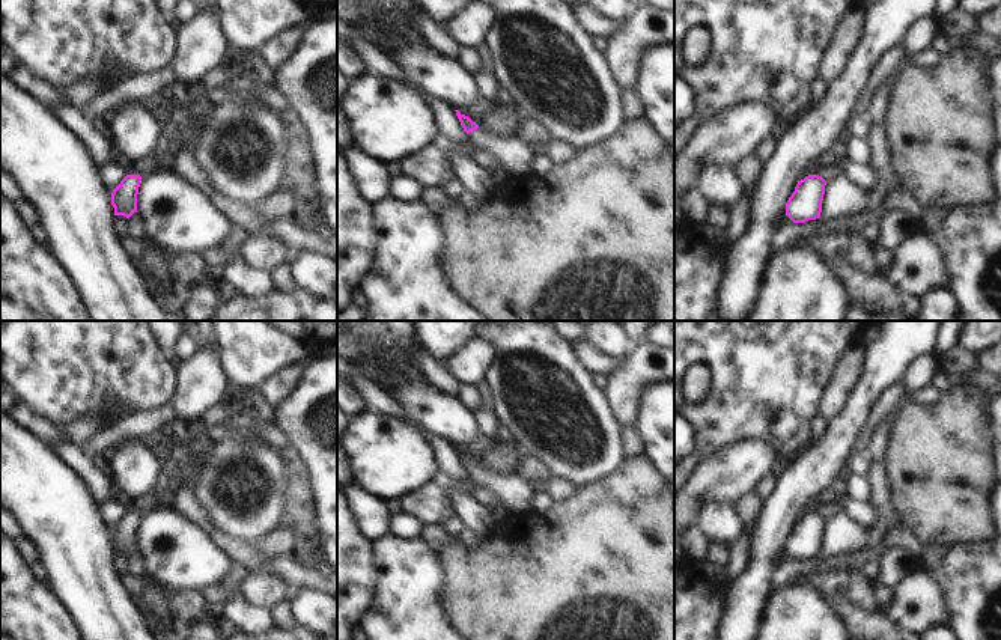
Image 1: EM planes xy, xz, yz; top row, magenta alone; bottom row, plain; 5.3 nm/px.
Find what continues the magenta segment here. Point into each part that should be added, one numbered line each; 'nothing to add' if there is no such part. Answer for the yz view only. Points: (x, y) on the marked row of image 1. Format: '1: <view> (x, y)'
nothing to add.

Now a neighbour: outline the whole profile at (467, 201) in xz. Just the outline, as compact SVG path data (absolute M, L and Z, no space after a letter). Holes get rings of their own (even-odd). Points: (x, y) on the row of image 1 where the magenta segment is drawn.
M464 190L461 193L461 196L458 197L458 203L467 209L467 211L477 211L483 206L483 199L476 197L474 194L471 194L470 191Z

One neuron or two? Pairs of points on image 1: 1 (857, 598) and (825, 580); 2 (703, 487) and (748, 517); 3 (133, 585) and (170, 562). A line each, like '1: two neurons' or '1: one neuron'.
1: one neuron
2: two neurons
3: two neurons

